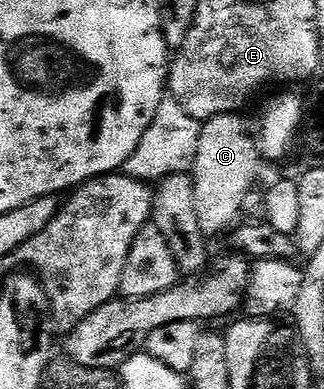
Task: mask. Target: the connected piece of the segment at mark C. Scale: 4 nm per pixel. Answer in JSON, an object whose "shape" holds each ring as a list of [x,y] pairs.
{"shape":[[[238,113],[219,114],[216,118],[206,119],[199,131],[193,177],[201,230],[208,236],[236,225],[235,217],[238,219],[243,212],[245,192],[253,189],[259,174],[261,147],[246,120],[239,117]]]}

